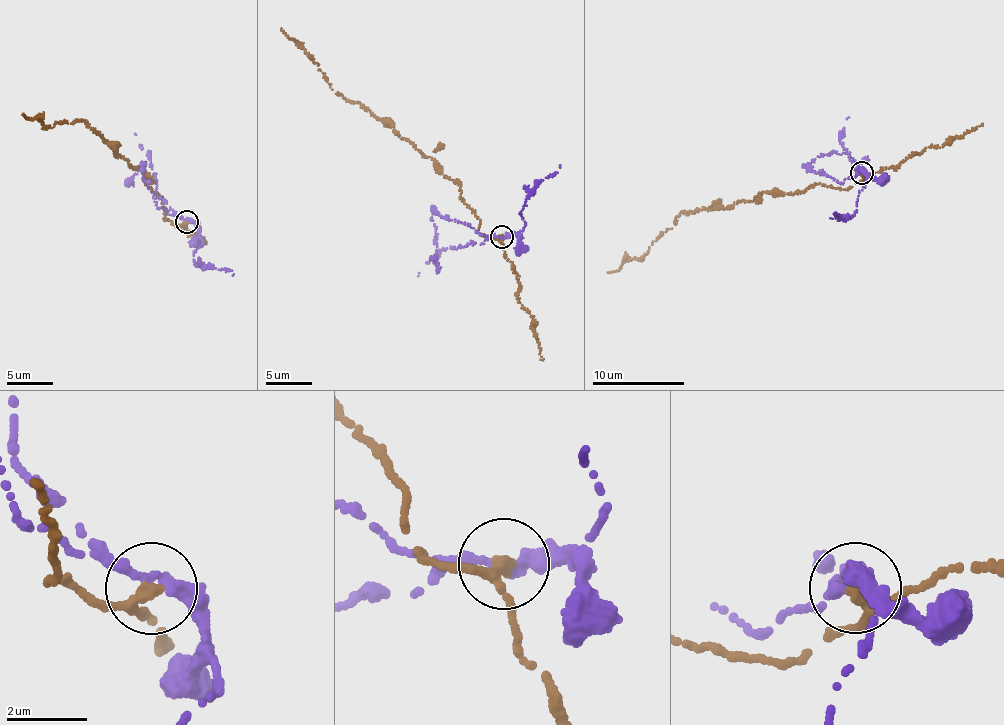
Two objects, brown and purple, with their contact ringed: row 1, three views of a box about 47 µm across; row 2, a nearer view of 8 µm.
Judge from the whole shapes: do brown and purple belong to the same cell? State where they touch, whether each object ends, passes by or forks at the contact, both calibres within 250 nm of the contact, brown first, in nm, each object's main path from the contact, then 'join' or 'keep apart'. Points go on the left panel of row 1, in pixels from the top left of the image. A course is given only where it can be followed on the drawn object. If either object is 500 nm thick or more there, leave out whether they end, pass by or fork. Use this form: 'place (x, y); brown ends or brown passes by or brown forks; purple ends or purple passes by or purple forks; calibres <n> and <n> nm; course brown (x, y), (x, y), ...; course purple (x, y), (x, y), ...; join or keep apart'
place (187, 221); brown passes by; purple passes by; calibres 280 and 240 nm; course brown (186, 222), (163, 219), (163, 199), (147, 185), (143, 171), (133, 170), (84, 120), (52, 128), (23, 114); course purple (186, 220), (158, 207), (141, 171), (145, 163), (128, 180), (129, 183); keep apart

